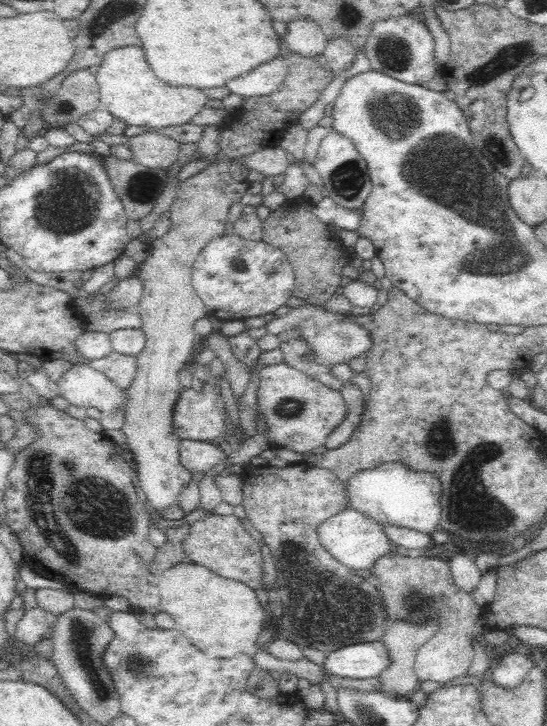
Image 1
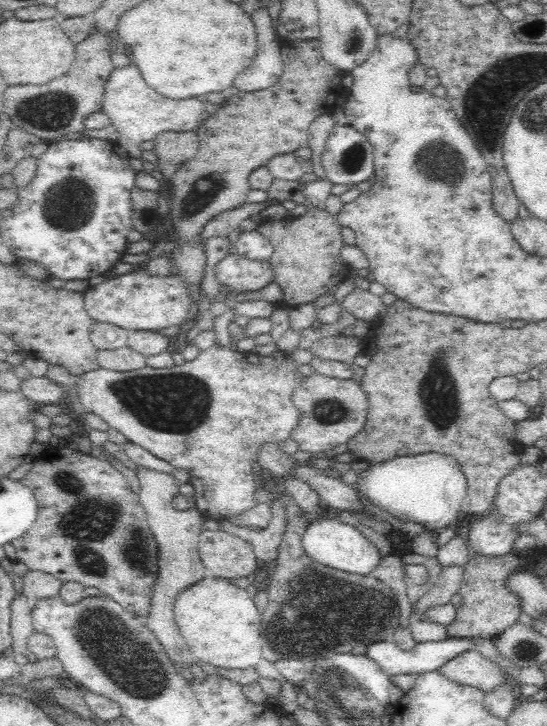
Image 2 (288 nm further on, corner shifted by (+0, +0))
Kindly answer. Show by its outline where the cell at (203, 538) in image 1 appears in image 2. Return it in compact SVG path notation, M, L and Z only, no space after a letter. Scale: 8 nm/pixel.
M204 528L198 550L210 576L250 578L260 568L260 560L252 546L228 532L212 532Z

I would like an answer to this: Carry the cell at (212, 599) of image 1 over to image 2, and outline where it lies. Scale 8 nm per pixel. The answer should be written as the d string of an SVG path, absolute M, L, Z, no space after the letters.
M216 576L202 578L198 584L182 592L174 604L176 624L182 638L192 648L192 658L202 664L216 668L256 668L262 660L262 638L260 638L260 620L262 612L256 610L254 600L246 594L244 588L232 586L228 580Z

